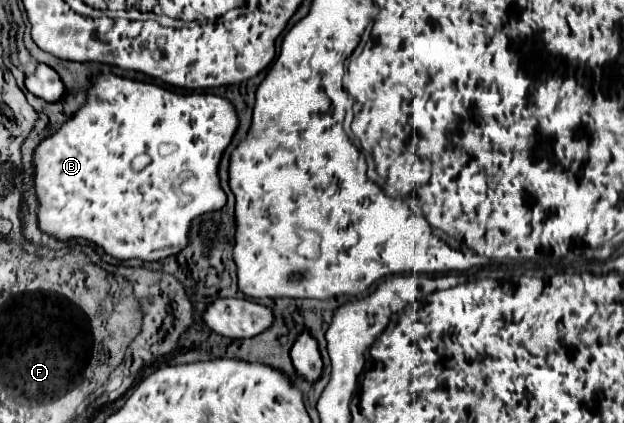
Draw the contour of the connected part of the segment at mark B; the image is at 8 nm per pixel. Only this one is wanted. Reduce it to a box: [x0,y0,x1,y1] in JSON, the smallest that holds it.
[32,73,240,261]

